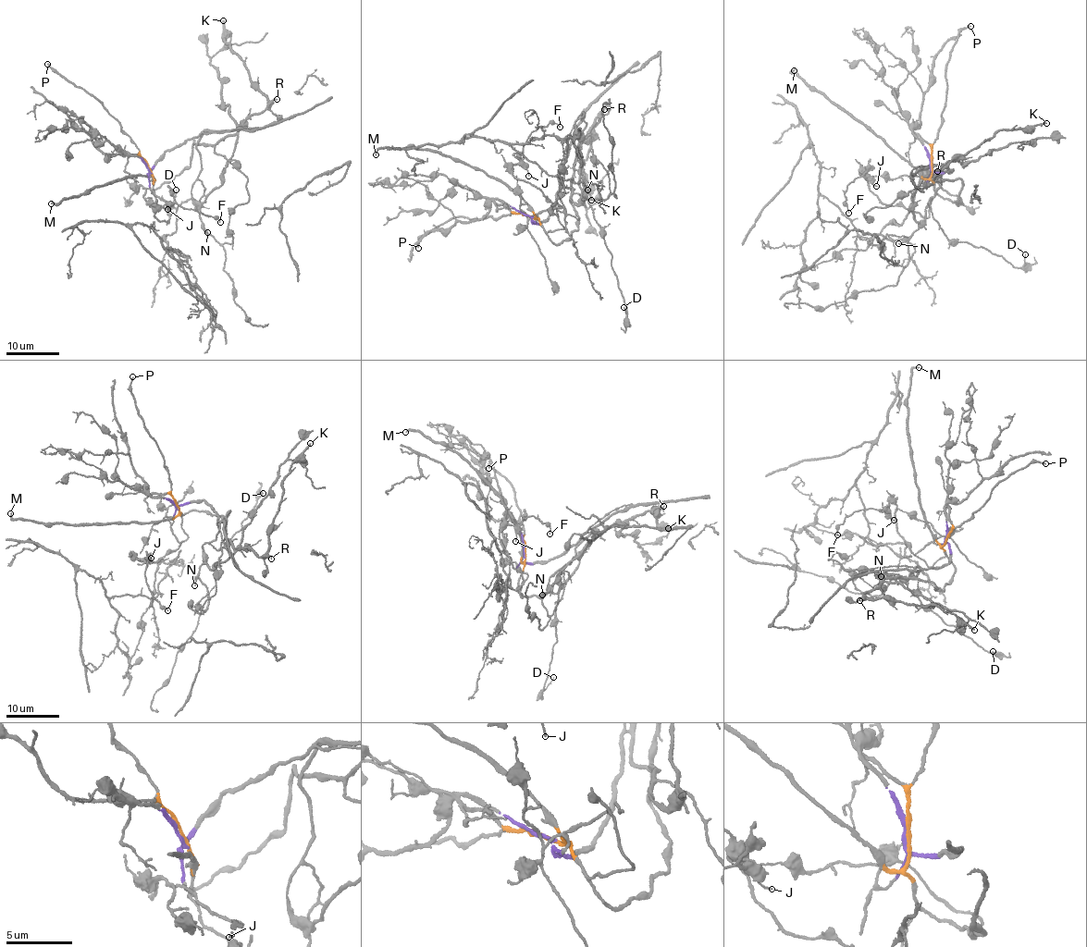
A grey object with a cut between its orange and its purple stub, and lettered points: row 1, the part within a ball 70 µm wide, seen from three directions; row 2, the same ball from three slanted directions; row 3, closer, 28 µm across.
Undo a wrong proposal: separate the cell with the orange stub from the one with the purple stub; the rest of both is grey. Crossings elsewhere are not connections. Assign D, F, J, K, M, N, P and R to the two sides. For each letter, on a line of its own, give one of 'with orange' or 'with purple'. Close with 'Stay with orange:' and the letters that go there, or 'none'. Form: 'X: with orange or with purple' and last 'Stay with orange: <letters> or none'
D: with purple
F: with orange
J: with orange
K: with orange
M: with orange
N: with purple
P: with orange
R: with orange
Stay with orange: F, J, K, M, P, R

